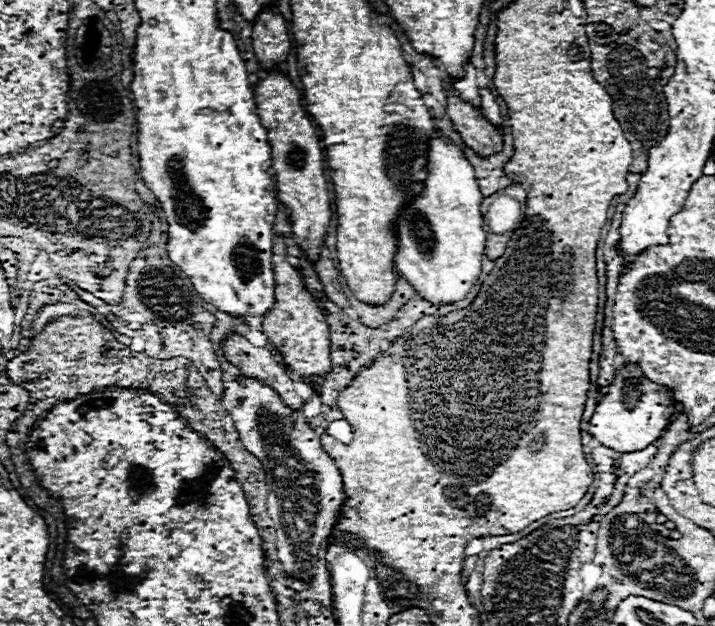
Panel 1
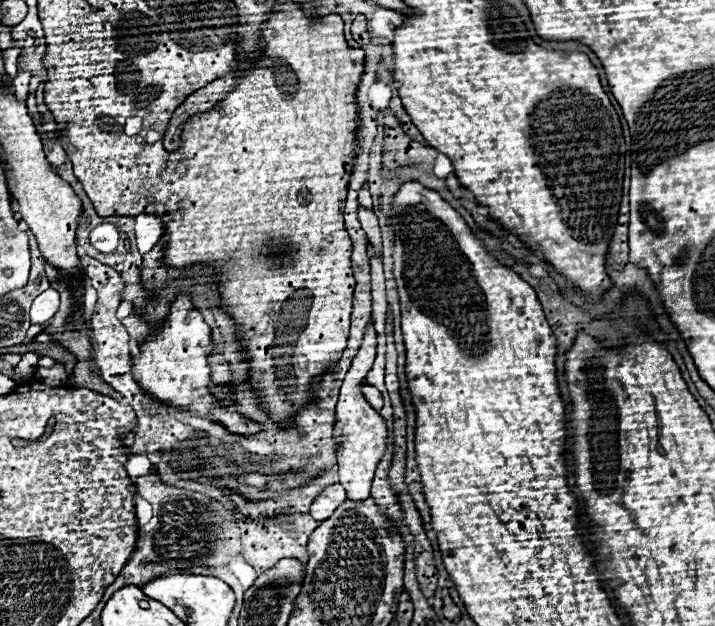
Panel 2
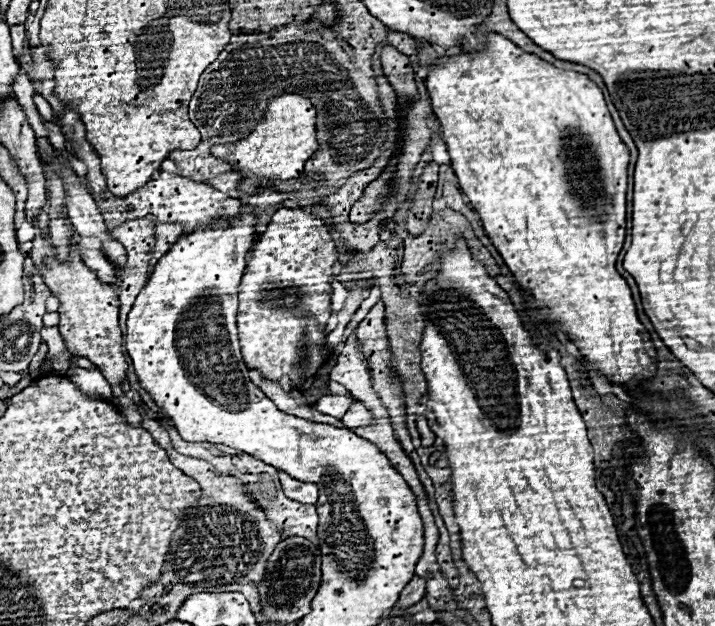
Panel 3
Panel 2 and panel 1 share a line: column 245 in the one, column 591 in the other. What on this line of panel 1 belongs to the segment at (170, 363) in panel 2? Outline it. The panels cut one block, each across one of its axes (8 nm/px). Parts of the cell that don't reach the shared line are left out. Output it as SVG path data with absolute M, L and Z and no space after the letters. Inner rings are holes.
M624 364L624 368L616 370L612 384L608 384L608 394L598 402L596 412L590 418L588 432L600 444L616 452L636 452L650 446L656 438L662 436L664 428L670 424L670 418L674 414L674 410L666 410L672 404L674 400L668 388L646 380L638 364Z

